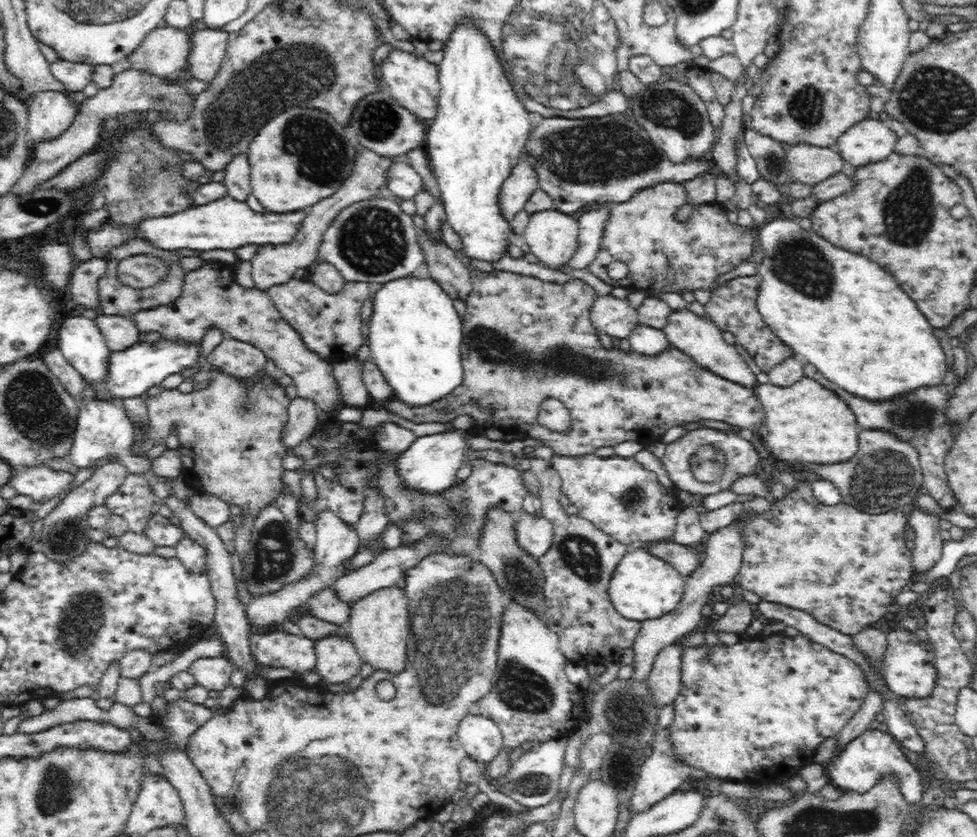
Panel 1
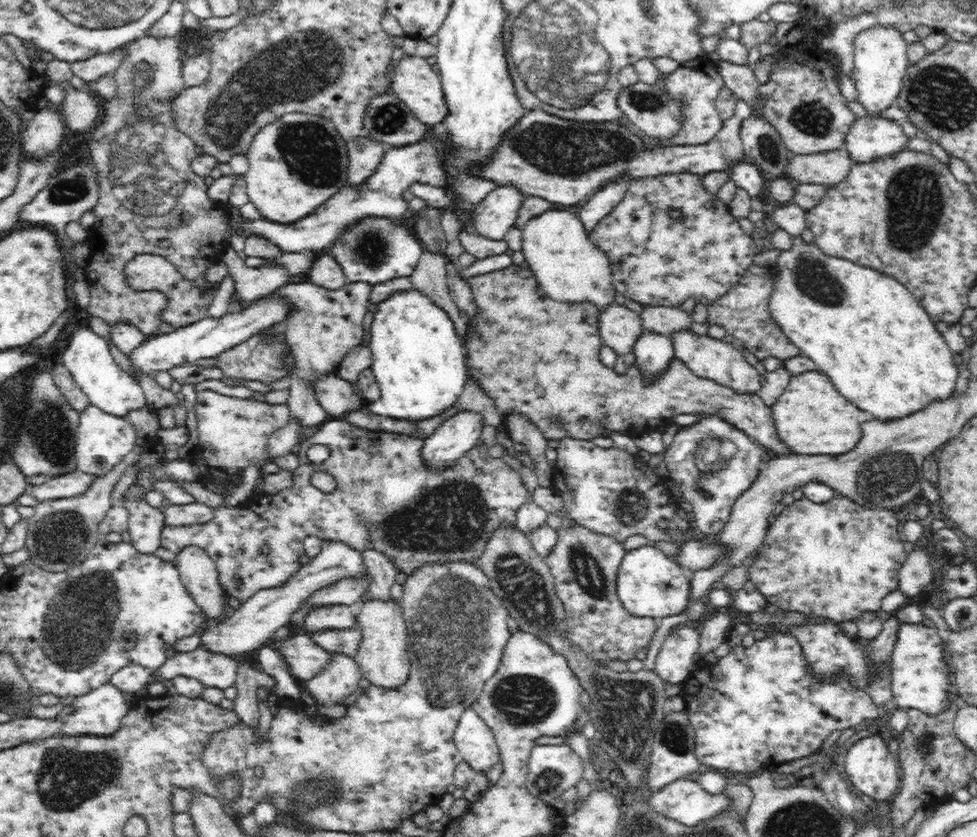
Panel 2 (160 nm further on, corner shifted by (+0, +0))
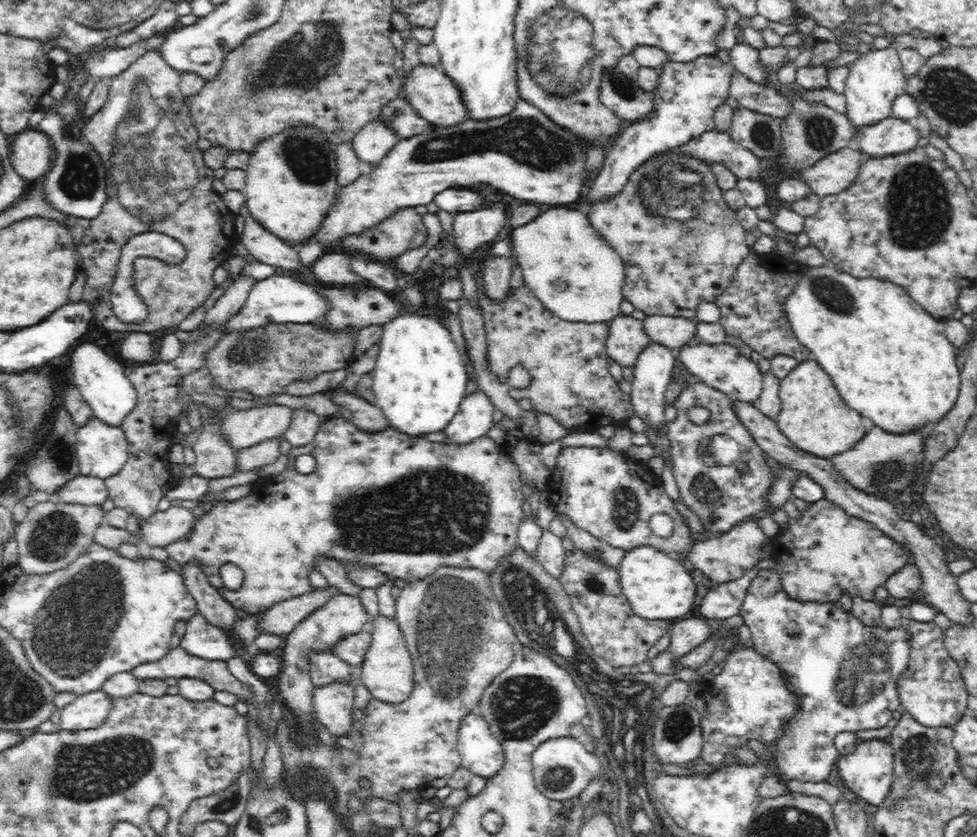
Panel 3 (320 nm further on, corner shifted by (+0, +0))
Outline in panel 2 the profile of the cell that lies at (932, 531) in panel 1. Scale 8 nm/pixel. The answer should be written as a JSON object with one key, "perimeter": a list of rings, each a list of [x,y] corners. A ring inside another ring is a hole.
{"perimeter":[[[909,548],[908,558],[898,572],[899,590],[906,598],[918,596],[932,582],[932,565],[924,549]]]}

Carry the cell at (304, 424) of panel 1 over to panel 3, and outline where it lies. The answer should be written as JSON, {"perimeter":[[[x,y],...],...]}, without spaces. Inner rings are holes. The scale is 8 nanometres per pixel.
{"perimeter":[[[275,438],[235,451],[236,471],[258,470],[266,464],[272,464],[281,454],[278,442],[280,442],[280,438]]]}

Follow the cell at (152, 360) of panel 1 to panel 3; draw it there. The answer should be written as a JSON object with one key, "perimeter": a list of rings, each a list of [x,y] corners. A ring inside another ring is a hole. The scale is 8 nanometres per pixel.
{"perimeter":[[[275,275],[255,282],[244,308],[228,324],[226,330],[246,331],[255,327],[264,327],[267,323],[316,323],[332,310],[331,302],[326,295],[318,293],[318,286],[302,282],[290,276]]]}

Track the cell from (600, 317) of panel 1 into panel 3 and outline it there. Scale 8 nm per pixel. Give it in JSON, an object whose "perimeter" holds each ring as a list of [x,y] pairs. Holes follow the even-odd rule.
{"perimeter":[[[616,316],[610,321],[610,330],[605,342],[607,357],[630,368],[636,364],[643,350],[652,343],[643,328],[643,322],[631,316]]]}

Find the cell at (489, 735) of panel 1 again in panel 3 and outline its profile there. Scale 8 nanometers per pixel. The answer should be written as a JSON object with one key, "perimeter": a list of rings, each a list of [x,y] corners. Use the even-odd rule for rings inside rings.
{"perimeter":[[[477,711],[463,716],[457,747],[461,767],[487,780],[494,778],[506,762],[501,743],[493,736],[487,720]]]}

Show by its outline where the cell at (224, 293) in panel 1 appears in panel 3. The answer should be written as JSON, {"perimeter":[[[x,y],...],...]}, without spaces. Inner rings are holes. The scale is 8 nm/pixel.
{"perimeter":[[[341,386],[329,393],[334,404],[338,404],[340,408],[339,415],[358,429],[365,433],[376,433],[389,428],[388,419],[375,404],[370,404],[353,393],[346,393]]]}

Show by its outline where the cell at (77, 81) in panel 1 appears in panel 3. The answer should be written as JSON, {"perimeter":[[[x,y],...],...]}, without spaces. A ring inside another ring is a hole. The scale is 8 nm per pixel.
{"perimeter":[[[166,32],[156,36],[150,36],[147,40],[140,40],[132,44],[129,48],[110,48],[108,51],[102,51],[85,62],[85,68],[90,75],[104,78],[104,76],[114,77],[124,72],[139,56],[150,49],[159,50],[164,44]]]}

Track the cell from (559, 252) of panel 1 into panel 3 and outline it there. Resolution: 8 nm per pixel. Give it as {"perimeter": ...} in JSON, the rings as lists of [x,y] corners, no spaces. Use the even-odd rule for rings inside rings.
{"perimeter":[[[546,210],[532,222],[512,229],[510,237],[525,286],[555,316],[569,322],[598,324],[621,315],[626,268],[581,211]]]}

